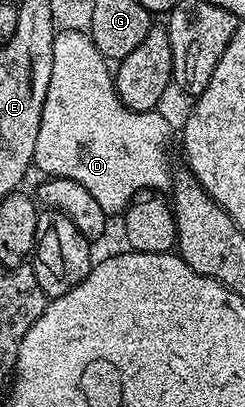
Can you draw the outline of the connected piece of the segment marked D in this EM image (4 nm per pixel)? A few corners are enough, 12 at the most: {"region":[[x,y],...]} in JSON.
{"region":[[87,30],[54,37],[33,164],[110,217],[171,188],[168,119],[131,111]]}

